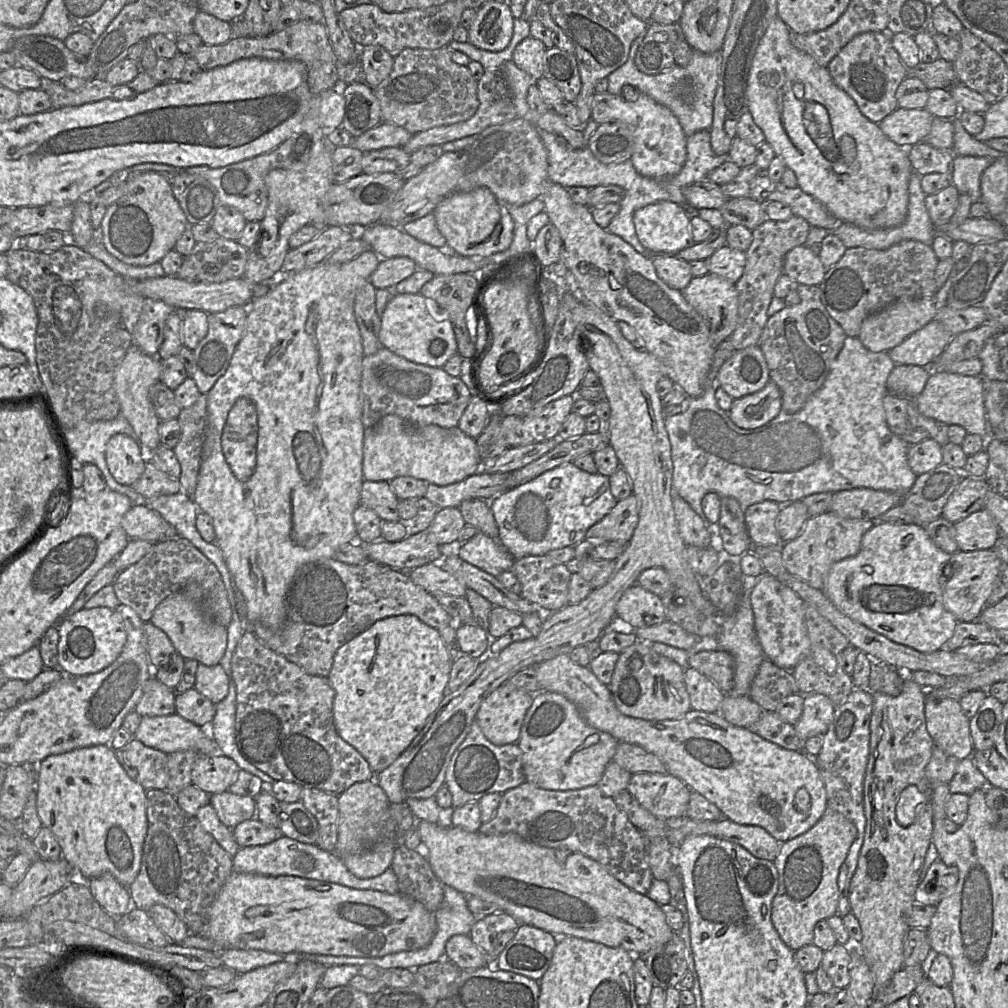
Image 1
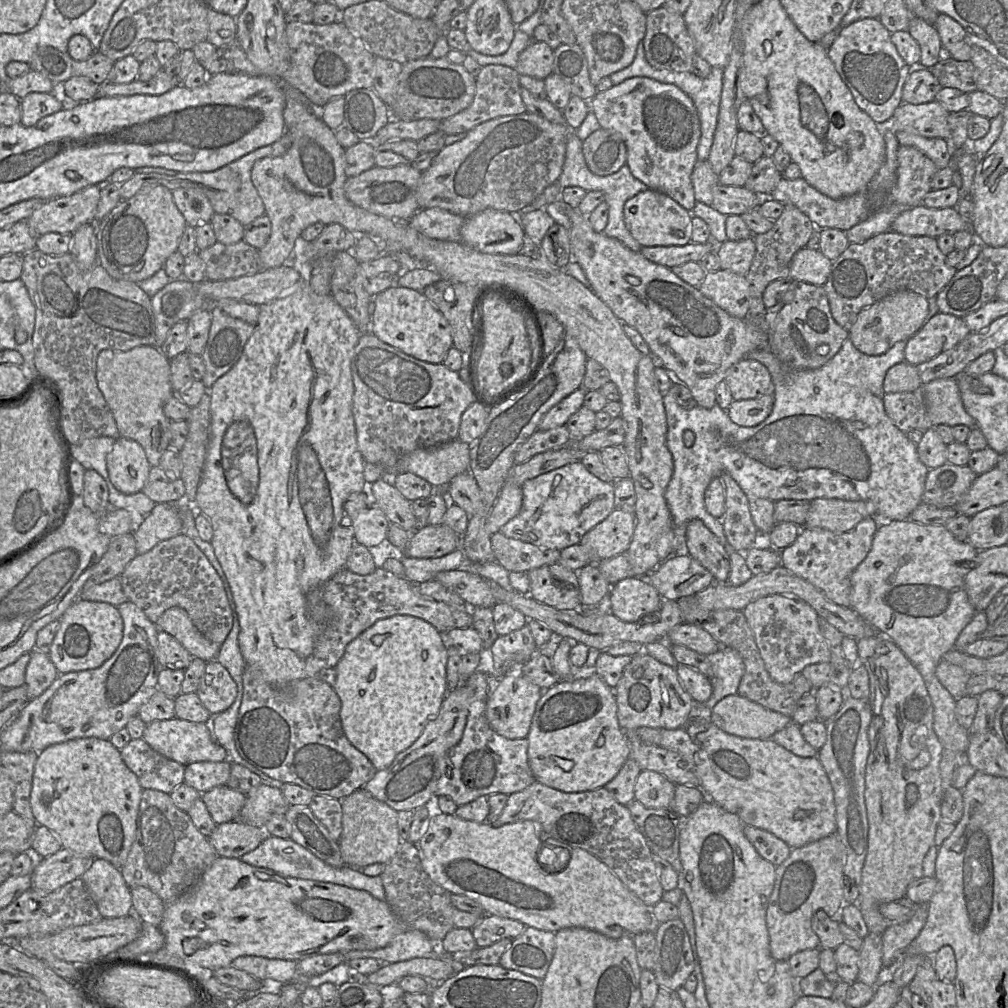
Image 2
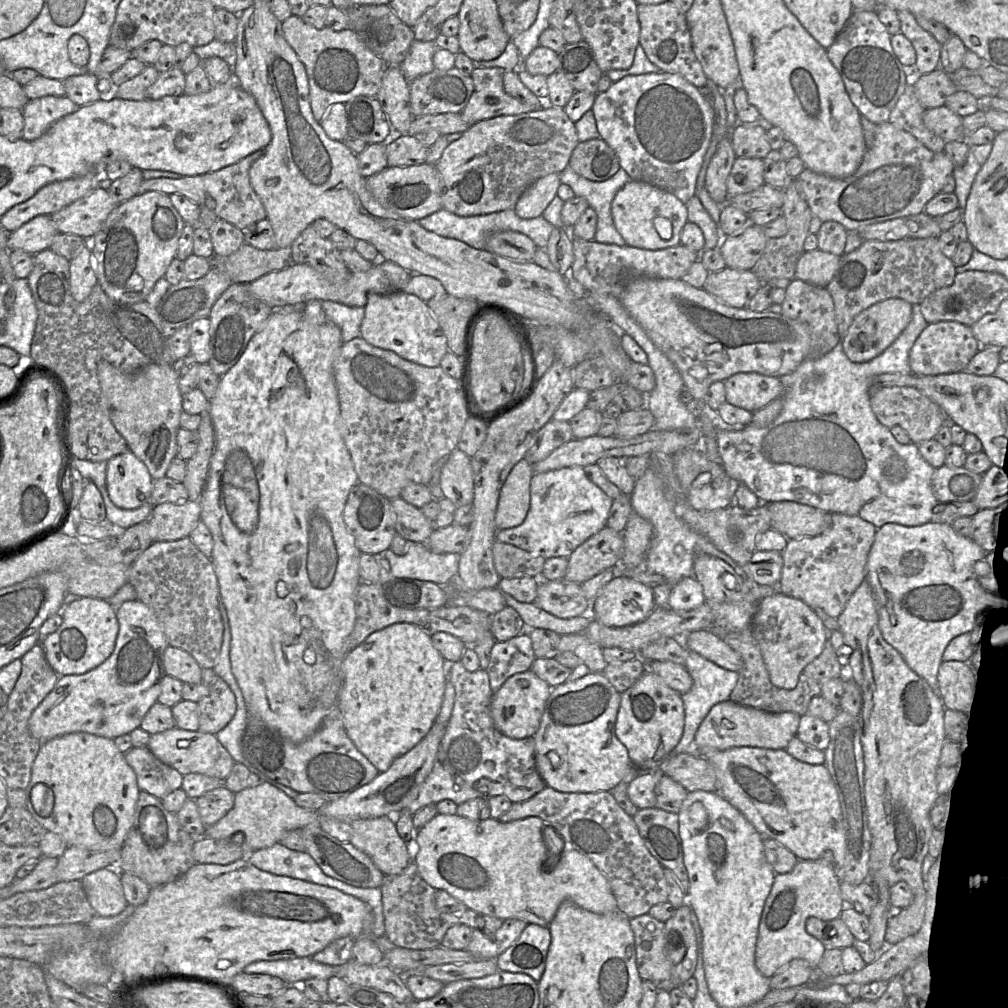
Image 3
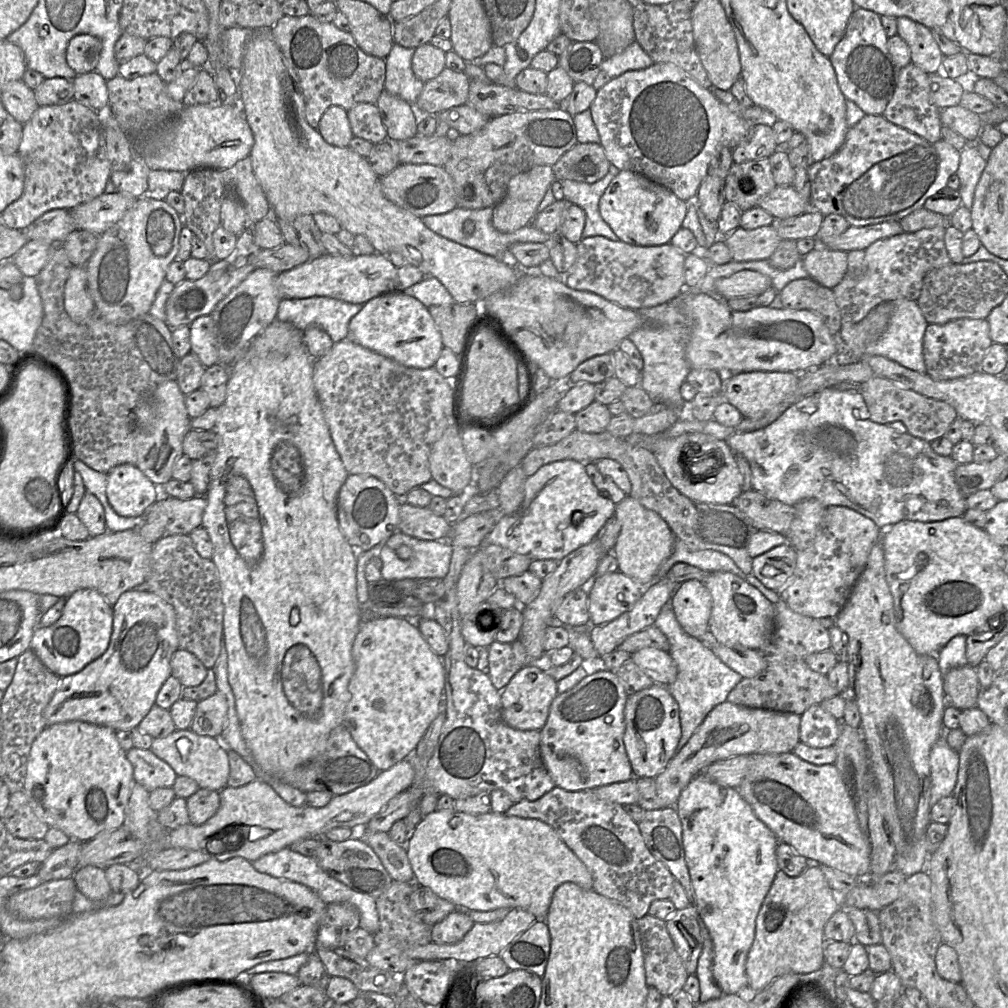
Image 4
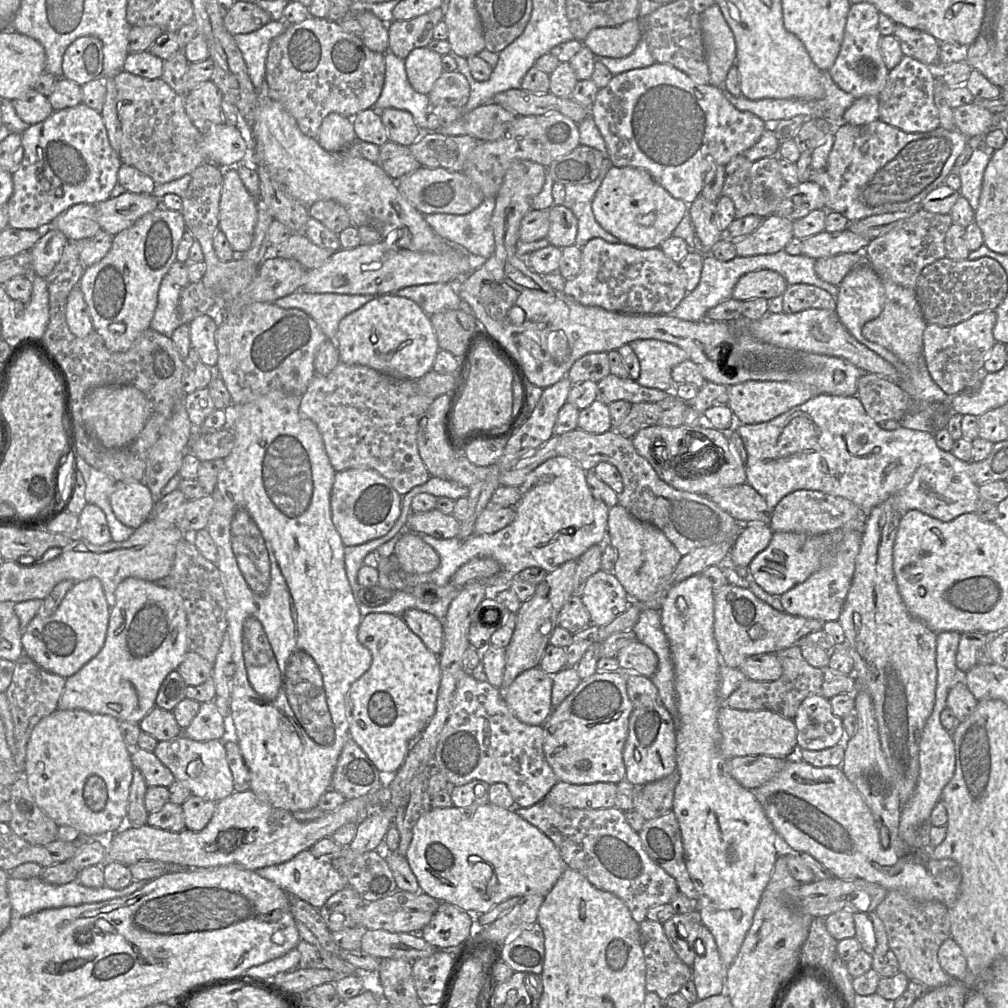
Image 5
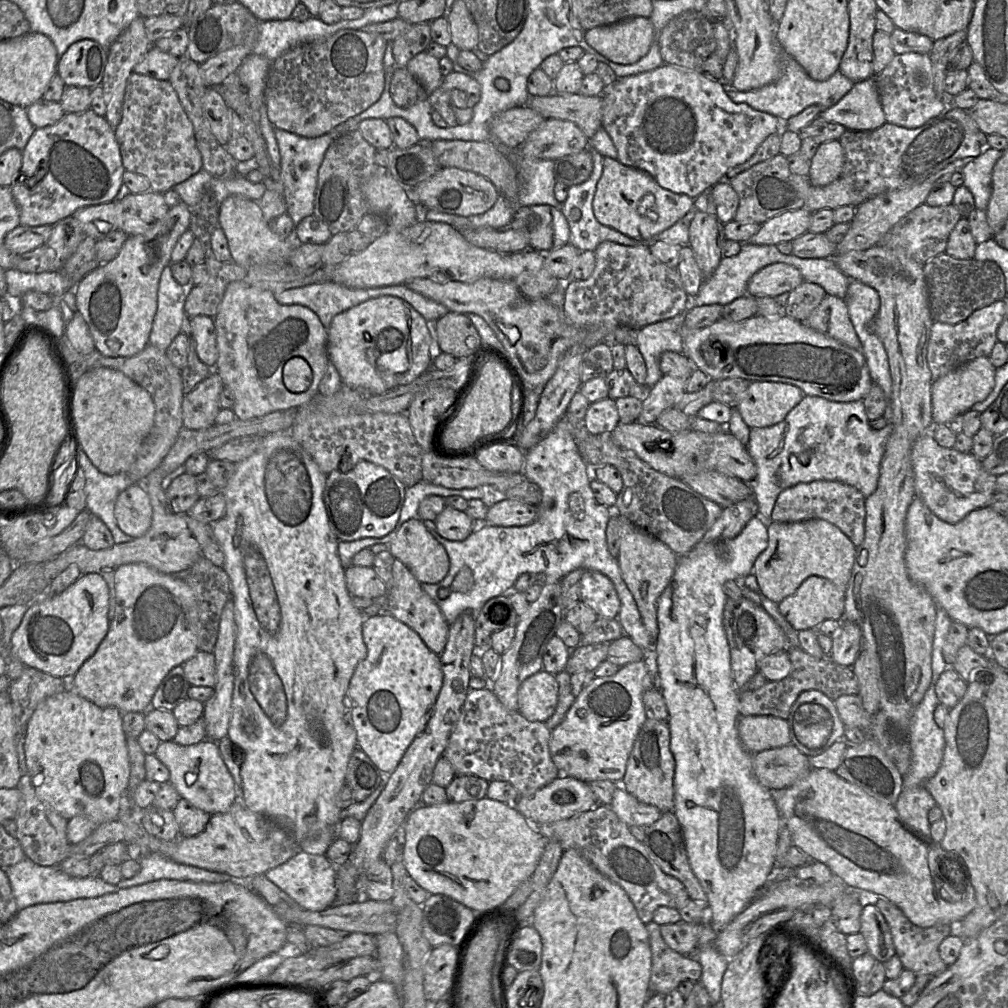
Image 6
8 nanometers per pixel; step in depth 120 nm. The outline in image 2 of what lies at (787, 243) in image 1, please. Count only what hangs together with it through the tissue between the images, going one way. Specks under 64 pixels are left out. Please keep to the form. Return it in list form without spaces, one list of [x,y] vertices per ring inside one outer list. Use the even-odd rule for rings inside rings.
[[[785,205],[782,214],[773,222],[772,228],[763,234],[753,236],[755,254],[745,278],[750,288],[750,307],[747,319],[752,323],[764,324],[766,307],[763,303],[763,293],[766,287],[778,279],[790,278],[790,263],[794,254],[806,247],[815,230],[811,220],[793,205]]]

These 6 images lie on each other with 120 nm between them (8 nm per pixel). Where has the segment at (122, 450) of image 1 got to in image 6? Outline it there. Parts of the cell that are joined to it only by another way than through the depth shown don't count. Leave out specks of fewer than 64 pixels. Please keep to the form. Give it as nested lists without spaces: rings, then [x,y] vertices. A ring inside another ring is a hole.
[[[134,483],[117,497],[114,514],[119,528],[133,538],[142,537],[152,524],[153,508],[141,483]]]

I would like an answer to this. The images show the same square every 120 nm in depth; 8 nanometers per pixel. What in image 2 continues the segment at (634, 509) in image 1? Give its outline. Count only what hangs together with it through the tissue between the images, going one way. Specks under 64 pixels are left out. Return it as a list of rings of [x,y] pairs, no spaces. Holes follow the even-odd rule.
[[[614,509],[601,523],[581,539],[591,559],[591,564],[625,554],[632,541],[635,529],[634,512]]]

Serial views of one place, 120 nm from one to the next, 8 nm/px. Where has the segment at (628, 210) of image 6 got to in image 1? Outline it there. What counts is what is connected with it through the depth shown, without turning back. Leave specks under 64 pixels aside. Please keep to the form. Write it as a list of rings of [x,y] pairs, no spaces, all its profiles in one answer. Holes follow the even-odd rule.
[[[659,201],[636,210],[633,222],[640,243],[652,254],[675,255],[695,244],[691,234],[691,214],[685,205]]]

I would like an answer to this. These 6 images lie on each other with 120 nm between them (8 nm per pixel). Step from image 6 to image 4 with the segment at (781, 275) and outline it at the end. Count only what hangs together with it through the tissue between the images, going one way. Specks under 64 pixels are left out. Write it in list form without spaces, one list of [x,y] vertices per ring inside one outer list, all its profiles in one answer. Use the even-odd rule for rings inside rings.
[[[741,270],[715,282],[715,295],[728,301],[732,298],[759,296],[772,287],[771,279],[757,271]]]

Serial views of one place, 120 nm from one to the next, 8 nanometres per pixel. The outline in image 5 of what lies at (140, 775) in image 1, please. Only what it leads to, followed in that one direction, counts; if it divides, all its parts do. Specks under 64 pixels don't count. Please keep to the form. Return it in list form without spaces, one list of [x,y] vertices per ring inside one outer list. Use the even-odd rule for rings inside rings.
[[[131,748],[130,759],[133,767],[142,773],[147,786],[169,787],[175,781],[171,771],[161,763],[153,751]]]

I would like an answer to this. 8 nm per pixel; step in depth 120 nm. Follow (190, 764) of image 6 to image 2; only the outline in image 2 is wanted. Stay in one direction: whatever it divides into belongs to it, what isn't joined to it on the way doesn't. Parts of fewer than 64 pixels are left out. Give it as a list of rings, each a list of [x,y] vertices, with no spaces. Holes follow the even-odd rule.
[[[176,717],[154,720],[145,724],[142,739],[156,752],[185,767],[195,762],[223,762],[229,760],[226,750],[213,737],[208,723],[189,722]]]

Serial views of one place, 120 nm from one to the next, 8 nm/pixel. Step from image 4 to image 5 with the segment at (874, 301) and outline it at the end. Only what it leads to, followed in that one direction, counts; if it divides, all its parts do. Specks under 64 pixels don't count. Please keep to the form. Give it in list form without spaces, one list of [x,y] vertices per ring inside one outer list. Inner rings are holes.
[[[919,207],[912,216],[889,232],[869,240],[863,250],[866,262],[881,280],[889,280],[916,291],[922,269],[946,257],[945,236],[952,224],[950,214],[932,213]]]

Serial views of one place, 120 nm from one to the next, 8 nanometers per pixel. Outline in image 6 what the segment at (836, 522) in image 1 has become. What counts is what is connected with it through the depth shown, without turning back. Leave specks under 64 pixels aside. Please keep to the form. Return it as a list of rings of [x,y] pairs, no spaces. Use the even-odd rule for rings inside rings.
[[[812,575],[792,595],[778,603],[778,610],[795,630],[816,630],[826,619],[842,618],[845,590],[846,587],[838,587],[826,578]]]

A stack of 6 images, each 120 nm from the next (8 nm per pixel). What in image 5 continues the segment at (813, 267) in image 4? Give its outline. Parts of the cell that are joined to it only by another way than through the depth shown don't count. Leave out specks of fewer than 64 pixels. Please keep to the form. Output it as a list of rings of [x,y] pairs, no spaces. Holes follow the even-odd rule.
[[[863,251],[860,253],[842,253],[815,259],[814,269],[820,279],[838,286],[848,272],[855,266],[864,263],[867,262]]]

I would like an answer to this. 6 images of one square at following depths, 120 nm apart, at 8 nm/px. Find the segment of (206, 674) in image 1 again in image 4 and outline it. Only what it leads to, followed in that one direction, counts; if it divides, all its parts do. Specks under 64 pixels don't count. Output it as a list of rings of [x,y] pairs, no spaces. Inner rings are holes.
[[[217,691],[197,702],[196,713],[189,727],[200,736],[219,737],[227,723],[227,700]]]

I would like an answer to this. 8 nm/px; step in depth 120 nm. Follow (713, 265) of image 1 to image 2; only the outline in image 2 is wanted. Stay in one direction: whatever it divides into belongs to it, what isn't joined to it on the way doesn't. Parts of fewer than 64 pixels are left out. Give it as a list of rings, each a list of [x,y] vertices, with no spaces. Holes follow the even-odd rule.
[[[753,236],[740,241],[726,240],[717,245],[716,254],[720,269],[746,276],[755,254],[755,242]]]

